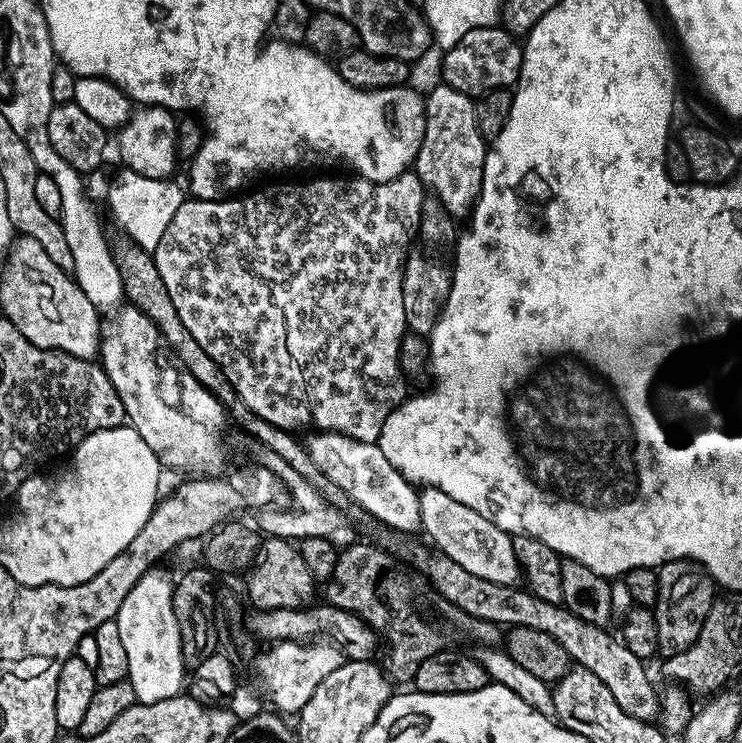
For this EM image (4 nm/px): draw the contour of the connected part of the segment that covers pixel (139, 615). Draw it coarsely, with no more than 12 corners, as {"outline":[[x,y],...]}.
{"outline":[[150,568],[115,622],[142,704],[186,684],[173,577]]}

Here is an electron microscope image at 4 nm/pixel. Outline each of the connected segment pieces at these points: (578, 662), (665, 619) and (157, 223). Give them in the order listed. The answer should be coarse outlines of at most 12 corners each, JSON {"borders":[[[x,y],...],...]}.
{"borders":[[[441,552],[411,567],[457,613],[545,631],[626,714],[662,700],[623,640],[563,603],[486,582]],[[691,560],[658,569],[658,652],[698,638],[714,581]],[[120,170],[108,212],[154,250],[186,198],[175,179]]]}

